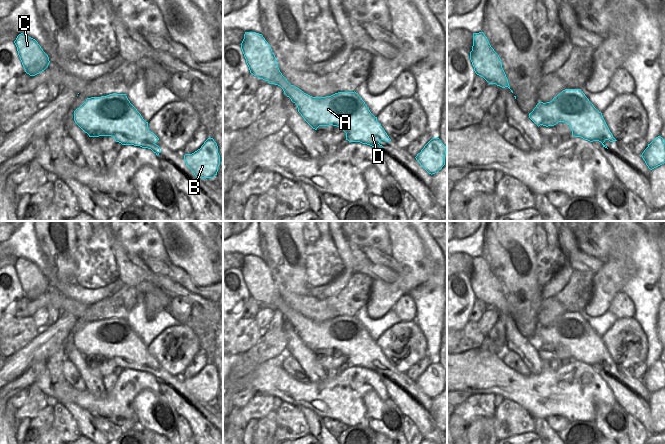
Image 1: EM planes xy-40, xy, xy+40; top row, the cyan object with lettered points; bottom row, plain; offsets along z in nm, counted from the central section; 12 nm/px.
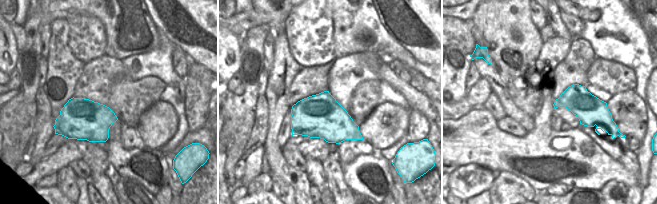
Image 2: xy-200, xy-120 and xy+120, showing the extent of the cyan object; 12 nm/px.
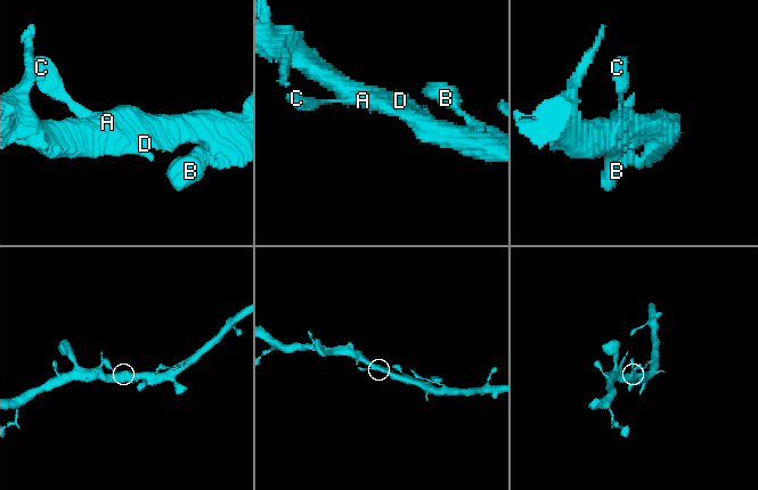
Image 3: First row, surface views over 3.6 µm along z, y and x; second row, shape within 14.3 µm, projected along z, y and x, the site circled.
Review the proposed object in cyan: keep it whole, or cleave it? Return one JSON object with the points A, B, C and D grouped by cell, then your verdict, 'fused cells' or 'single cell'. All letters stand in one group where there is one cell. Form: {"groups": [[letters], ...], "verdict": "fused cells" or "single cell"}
{"groups": [["A", "B", "C", "D"]], "verdict": "single cell"}

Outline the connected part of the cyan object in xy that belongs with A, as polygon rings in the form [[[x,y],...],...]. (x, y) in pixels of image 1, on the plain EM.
[[[245,256],[241,273],[250,297],[269,308],[280,310],[313,353],[337,350],[346,357],[349,366],[360,366],[384,376],[379,367],[391,363],[355,315],[338,316],[326,321],[312,321],[304,317],[282,299],[277,283],[262,258]]]

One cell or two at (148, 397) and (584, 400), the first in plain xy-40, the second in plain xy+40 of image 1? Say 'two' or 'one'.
two

